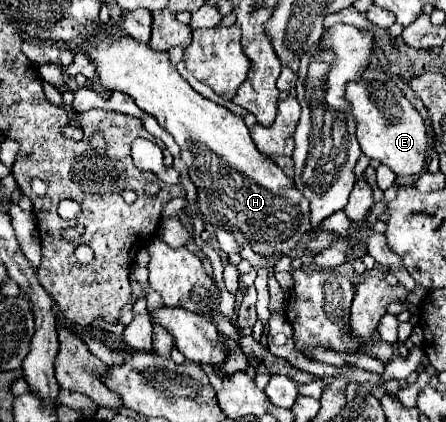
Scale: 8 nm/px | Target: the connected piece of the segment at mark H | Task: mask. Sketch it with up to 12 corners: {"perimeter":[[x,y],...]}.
{"perimeter":[[98,34],[100,84],[174,136],[198,210],[262,256],[309,202],[168,52]]}

